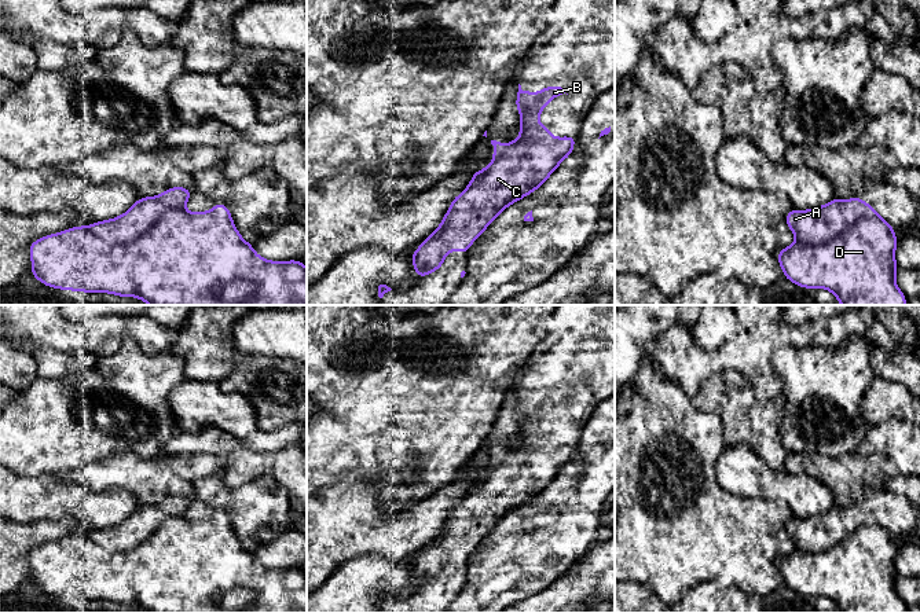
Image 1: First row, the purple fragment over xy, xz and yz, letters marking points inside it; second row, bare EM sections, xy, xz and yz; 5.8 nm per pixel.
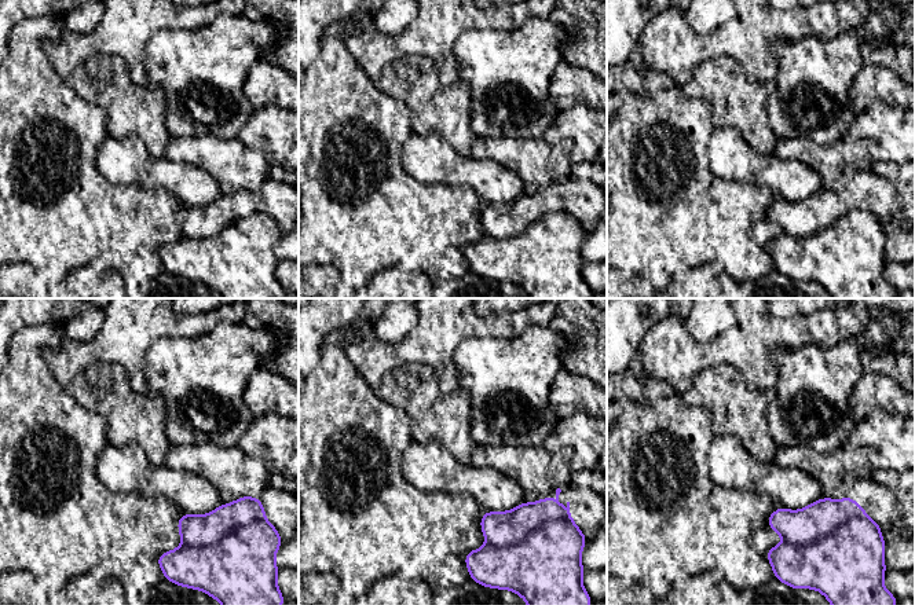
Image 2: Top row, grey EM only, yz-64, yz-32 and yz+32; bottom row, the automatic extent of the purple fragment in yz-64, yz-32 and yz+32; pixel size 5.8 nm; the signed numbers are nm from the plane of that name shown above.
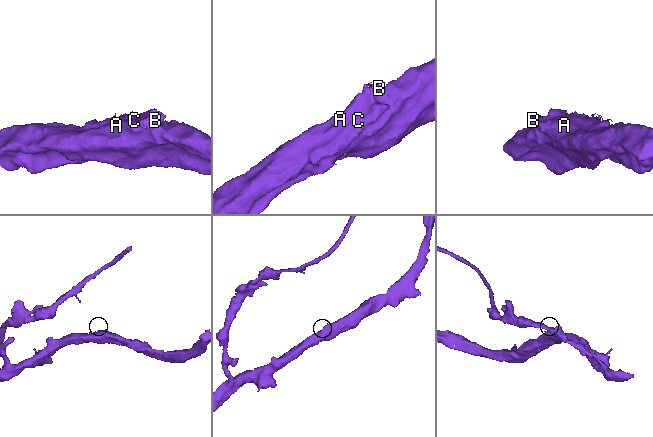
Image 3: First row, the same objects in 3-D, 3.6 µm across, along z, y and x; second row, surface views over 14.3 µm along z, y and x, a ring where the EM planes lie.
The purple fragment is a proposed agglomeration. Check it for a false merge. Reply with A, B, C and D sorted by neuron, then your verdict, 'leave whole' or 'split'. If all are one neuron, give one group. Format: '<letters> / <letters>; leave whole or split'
A / B C D; split

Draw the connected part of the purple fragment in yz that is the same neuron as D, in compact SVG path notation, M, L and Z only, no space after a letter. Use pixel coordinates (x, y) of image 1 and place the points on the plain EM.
M859 503L848 509L835 506L815 517L831 532L840 524L842 511L846 511L855 524L853 532L828 550L795 550L781 557L776 565L782 576L782 583L803 597L824 595L829 598L842 613L905 613L908 606L895 591L898 577L895 570L895 537Z

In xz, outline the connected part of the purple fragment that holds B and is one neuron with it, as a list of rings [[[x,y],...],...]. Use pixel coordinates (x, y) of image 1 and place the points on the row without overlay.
[[[518,392],[516,415],[521,425],[520,438],[524,437],[524,425],[531,426],[531,432],[523,448],[516,447],[507,452],[491,448],[494,454],[494,469],[483,478],[474,478],[469,493],[451,509],[448,520],[444,522],[439,536],[429,542],[424,551],[411,564],[418,587],[444,576],[443,568],[450,558],[468,562],[470,553],[485,539],[485,536],[512,511],[528,504],[540,496],[558,473],[572,463],[572,455],[578,445],[562,444],[556,447],[538,426],[547,411],[567,401],[561,394],[543,394],[542,400],[525,400]]]

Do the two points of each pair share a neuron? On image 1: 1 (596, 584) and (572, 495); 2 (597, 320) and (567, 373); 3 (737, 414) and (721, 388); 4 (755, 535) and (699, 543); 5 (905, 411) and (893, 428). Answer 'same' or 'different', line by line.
1: different
2: same
3: same
4: same
5: different

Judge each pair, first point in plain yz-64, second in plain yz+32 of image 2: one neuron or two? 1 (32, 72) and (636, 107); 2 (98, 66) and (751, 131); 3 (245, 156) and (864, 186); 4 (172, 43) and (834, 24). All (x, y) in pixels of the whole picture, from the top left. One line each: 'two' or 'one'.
1: one
2: one
3: two
4: two

